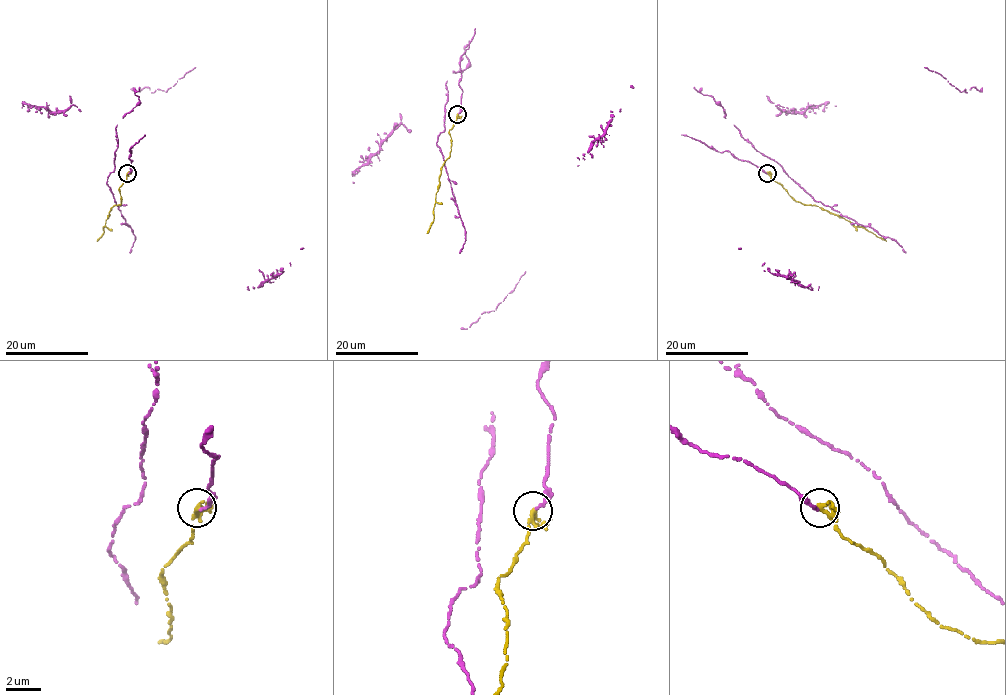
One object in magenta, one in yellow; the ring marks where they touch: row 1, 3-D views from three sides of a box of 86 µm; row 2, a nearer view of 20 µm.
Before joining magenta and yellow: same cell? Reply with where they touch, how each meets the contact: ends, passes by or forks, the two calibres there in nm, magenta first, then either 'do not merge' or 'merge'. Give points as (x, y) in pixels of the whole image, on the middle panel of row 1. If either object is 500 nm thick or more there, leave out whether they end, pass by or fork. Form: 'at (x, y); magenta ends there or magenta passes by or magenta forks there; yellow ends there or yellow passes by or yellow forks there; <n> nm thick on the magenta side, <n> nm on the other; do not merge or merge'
at (457, 114); magenta ends there; yellow passes by; 190 nm thick on the magenta side, 220 nm on the other; merge

